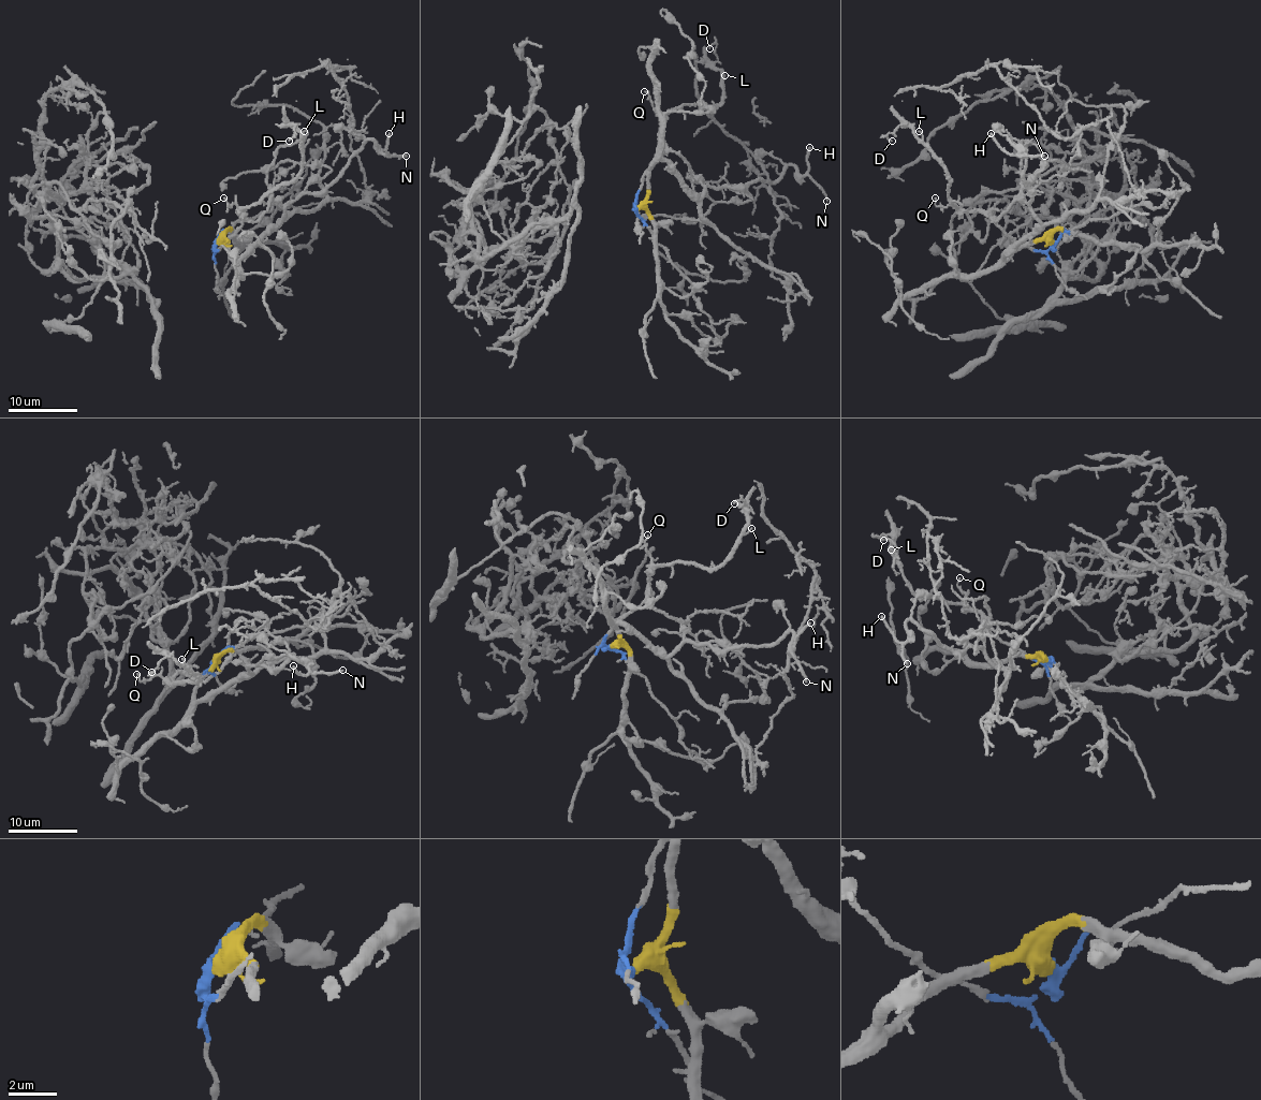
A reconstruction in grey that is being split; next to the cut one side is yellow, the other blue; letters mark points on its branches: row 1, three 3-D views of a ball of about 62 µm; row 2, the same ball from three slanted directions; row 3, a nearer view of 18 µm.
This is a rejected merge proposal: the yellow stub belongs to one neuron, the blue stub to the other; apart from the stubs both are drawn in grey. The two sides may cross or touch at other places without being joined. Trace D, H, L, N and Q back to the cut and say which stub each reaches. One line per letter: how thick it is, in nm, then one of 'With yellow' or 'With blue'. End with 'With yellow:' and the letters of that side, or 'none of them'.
D: Thickness 110 nm. With blue
H: Thickness 200 nm. With yellow
L: Thickness 100 nm. With blue
N: Thickness 170 nm. With yellow
Q: Thickness 100 nm. With blue
With yellow: H, N

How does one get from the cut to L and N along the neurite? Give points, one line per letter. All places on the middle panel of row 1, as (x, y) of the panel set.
L: (636, 209), (642, 175), (663, 152), (661, 121), (684, 105), (717, 105), (721, 100), (726, 74)
N: (636, 209), (647, 171), (663, 161), (699, 198), (706, 187), (774, 181), (789, 164), (827, 201)

